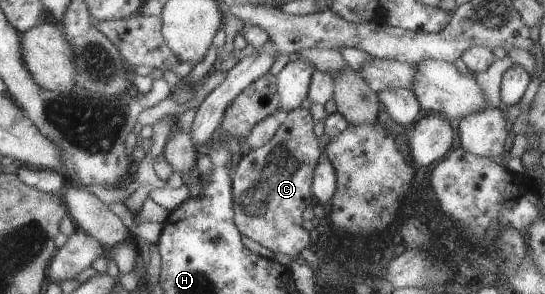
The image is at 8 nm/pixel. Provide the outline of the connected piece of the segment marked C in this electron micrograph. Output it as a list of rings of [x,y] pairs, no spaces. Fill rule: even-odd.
[[[295,108],[281,116],[273,137],[259,148],[245,150],[231,177],[233,225],[239,234],[257,242],[273,254],[282,253],[288,256],[291,261],[295,260],[302,249],[312,245],[308,231],[301,227],[301,215],[304,209],[311,207],[313,203],[313,169],[323,153],[317,143],[318,138],[313,133],[313,126],[313,119],[307,109]]]

